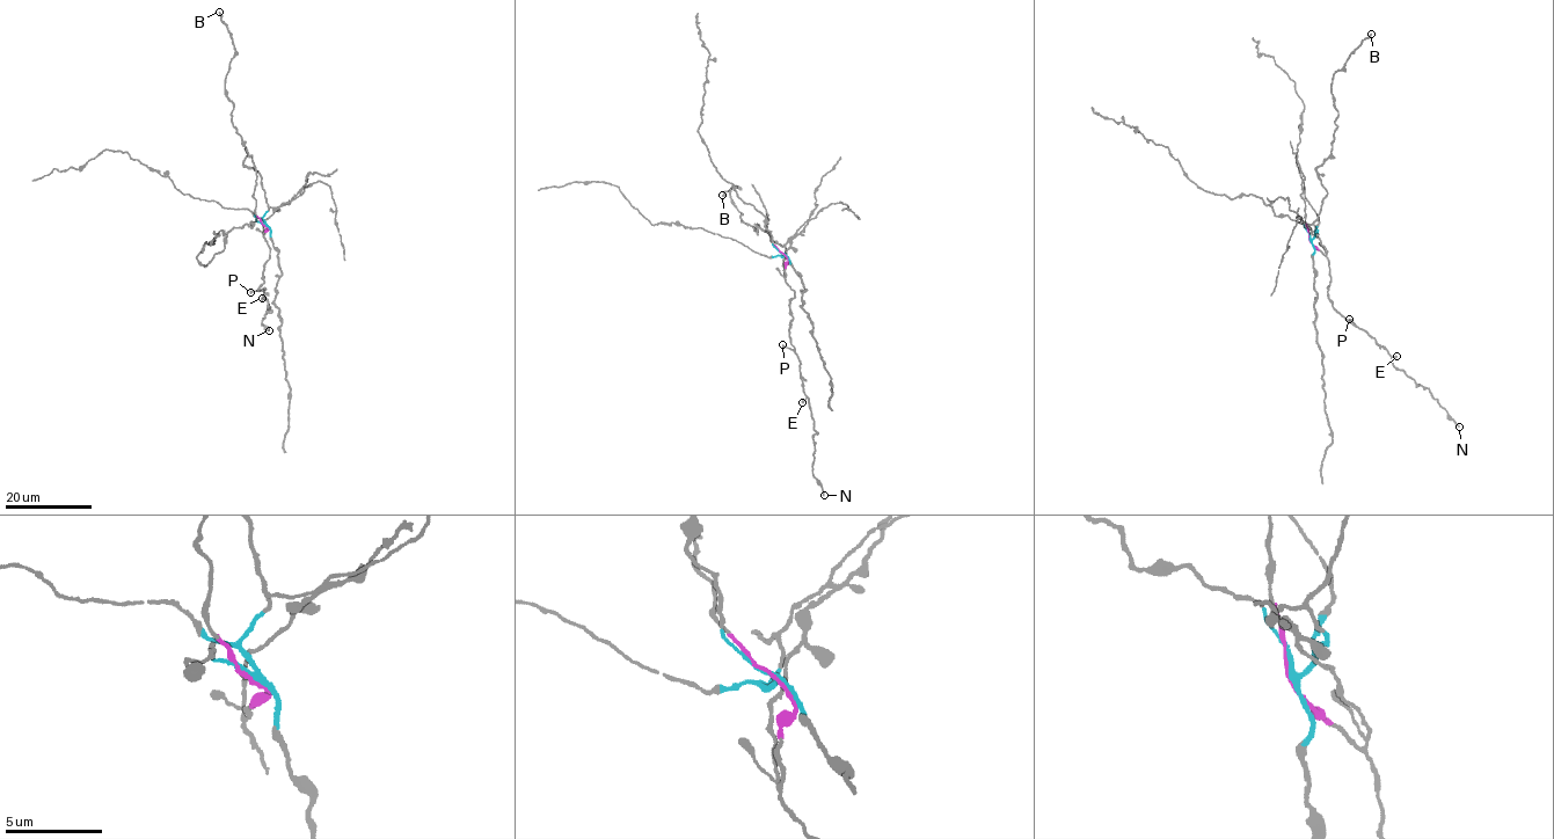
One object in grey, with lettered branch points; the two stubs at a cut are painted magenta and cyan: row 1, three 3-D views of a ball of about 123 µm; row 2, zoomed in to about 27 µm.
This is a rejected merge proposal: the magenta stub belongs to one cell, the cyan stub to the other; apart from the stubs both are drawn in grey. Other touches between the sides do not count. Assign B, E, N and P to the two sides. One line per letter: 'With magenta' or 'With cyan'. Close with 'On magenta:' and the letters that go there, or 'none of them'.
B: With cyan
E: With magenta
N: With magenta
P: With magenta
On magenta: E, N, P

